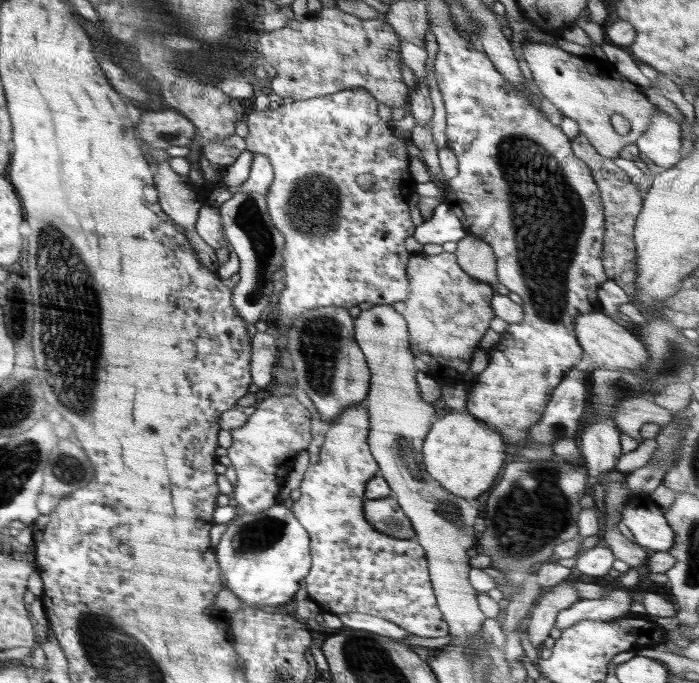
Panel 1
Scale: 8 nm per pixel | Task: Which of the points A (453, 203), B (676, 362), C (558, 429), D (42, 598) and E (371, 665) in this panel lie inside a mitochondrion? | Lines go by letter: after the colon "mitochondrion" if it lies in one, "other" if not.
A: other
B: mitochondrion
C: mitochondrion
D: other
E: mitochondrion

